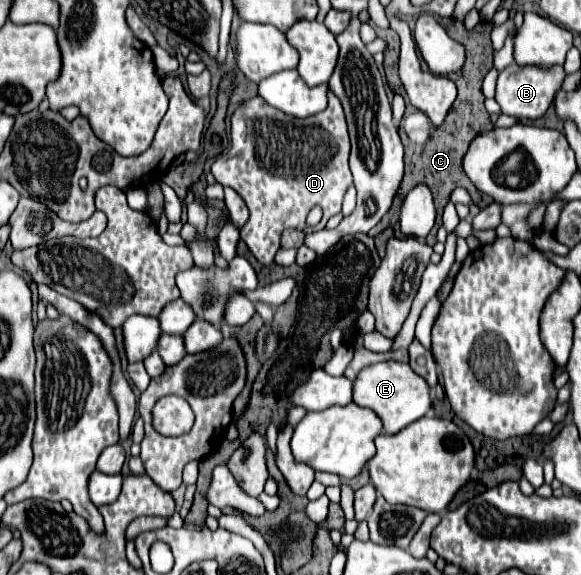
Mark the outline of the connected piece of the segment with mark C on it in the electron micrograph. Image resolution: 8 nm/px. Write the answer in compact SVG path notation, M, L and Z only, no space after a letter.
M463 22L458 24L459 34L464 34L464 37L468 38L468 42L464 40L463 43L466 49L466 64L458 72L458 74L450 74L449 78L452 79L455 84L458 84L458 98L456 102L452 104L450 108L450 114L446 116L442 128L434 128L430 138L422 144L422 146L408 146L406 150L406 156L404 156L404 162L406 162L406 172L404 172L404 180L400 184L400 190L394 198L394 204L392 208L388 210L388 214L378 222L378 226L374 230L370 230L370 236L376 236L380 234L384 228L394 228L394 234L398 236L400 234L400 204L404 200L404 196L408 194L408 190L420 182L428 184L432 194L434 194L434 204L436 204L436 212L438 212L438 218L436 218L436 226L432 228L432 232L428 234L428 238L424 238L424 242L428 246L432 246L436 242L436 230L438 226L442 224L442 210L444 206L450 202L450 194L454 188L462 186L470 192L472 196L472 202L478 206L478 208L484 208L488 206L488 202L492 202L490 196L484 196L480 190L476 190L476 186L468 180L464 168L462 168L462 156L470 144L470 140L484 132L484 130L492 130L492 122L490 122L490 116L484 108L484 94L482 94L482 80L484 76L488 74L488 70L492 68L492 46L490 46L490 32L492 32L492 24L488 24L488 30L486 30L486 24L478 24L474 30L467 32L464 28Z

